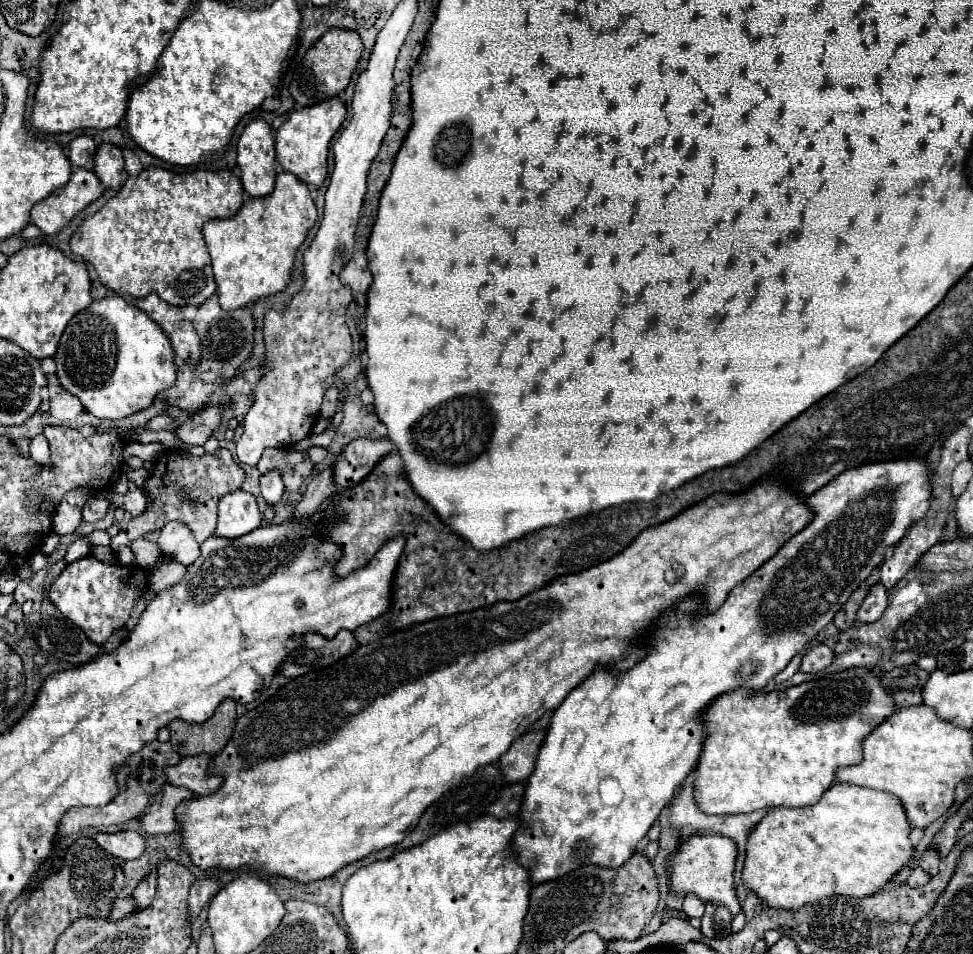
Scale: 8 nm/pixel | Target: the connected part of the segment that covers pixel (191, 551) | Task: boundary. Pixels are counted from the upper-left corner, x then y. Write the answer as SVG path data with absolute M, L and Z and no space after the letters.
M178 520L168 522L158 538L158 546L162 552L172 554L180 564L190 566L200 556L200 544L194 540L190 528Z

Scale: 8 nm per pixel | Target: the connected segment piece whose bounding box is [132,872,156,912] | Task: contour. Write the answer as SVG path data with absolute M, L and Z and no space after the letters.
M152 872L150 876L146 876L140 882L140 886L136 888L136 894L132 896L134 904L136 904L134 912L140 912L142 908L146 908L146 904L150 904L154 900L154 890L156 890L156 872Z

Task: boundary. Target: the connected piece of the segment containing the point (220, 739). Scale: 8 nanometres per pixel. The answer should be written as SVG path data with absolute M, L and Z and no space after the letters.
M226 698L214 710L214 714L202 724L190 724L184 720L174 720L168 724L170 744L180 756L196 754L218 754L228 738L232 736L236 724L236 702Z

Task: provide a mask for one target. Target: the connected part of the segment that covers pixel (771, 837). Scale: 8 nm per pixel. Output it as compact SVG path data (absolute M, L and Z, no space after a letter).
M836 782L822 794L820 802L816 802L814 806L772 808L764 816L764 820L754 826L746 842L742 882L770 908L784 910L798 910L806 904L834 894L872 896L874 892L882 890L890 882L890 876L906 866L908 858L912 856L908 834L910 824L896 796L872 788Z

